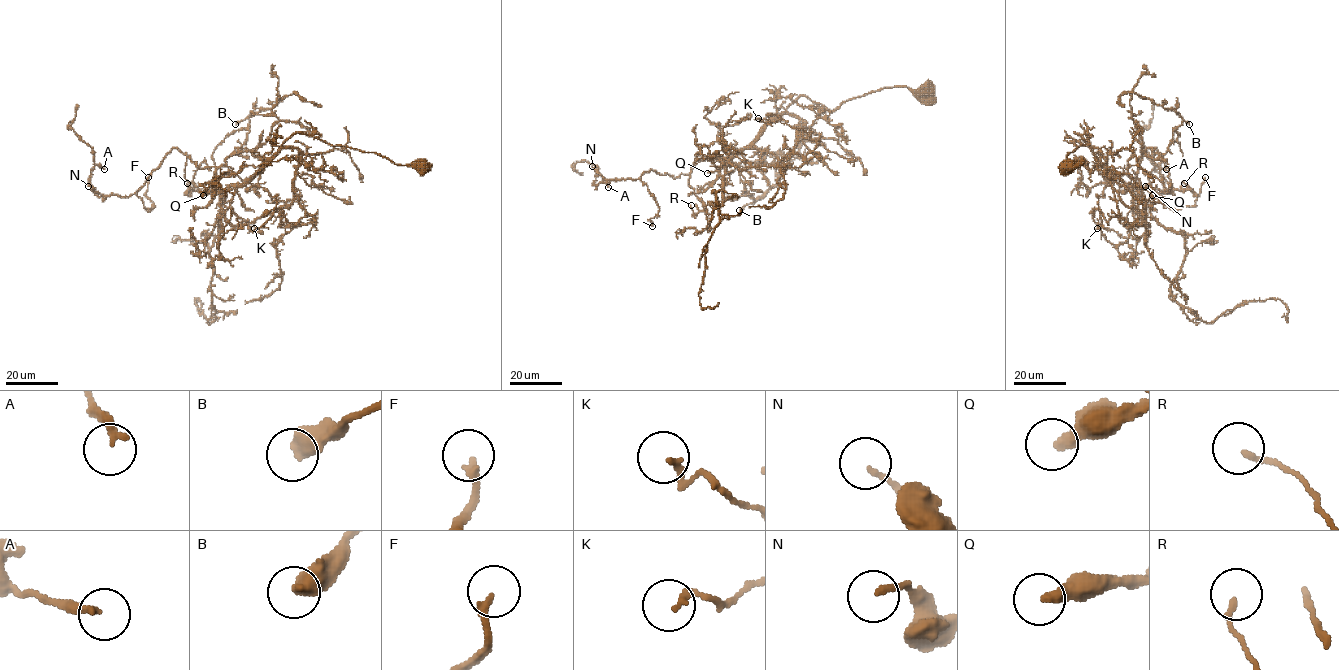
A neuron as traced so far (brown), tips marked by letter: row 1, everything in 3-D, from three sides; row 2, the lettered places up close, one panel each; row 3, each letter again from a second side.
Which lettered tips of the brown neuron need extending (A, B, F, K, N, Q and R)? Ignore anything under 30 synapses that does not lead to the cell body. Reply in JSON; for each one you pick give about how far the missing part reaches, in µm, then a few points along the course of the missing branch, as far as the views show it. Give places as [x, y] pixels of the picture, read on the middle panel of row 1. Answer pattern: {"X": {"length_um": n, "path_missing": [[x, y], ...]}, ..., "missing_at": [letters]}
{"F": {"length_um": 35, "path_missing": [[652, 226], [617, 211], [600, 199]]}, "Q": {"length_um": 25, "path_missing": [[707, 173], [682, 182], [667, 175]]}, "missing_at": ["F", "Q"]}

